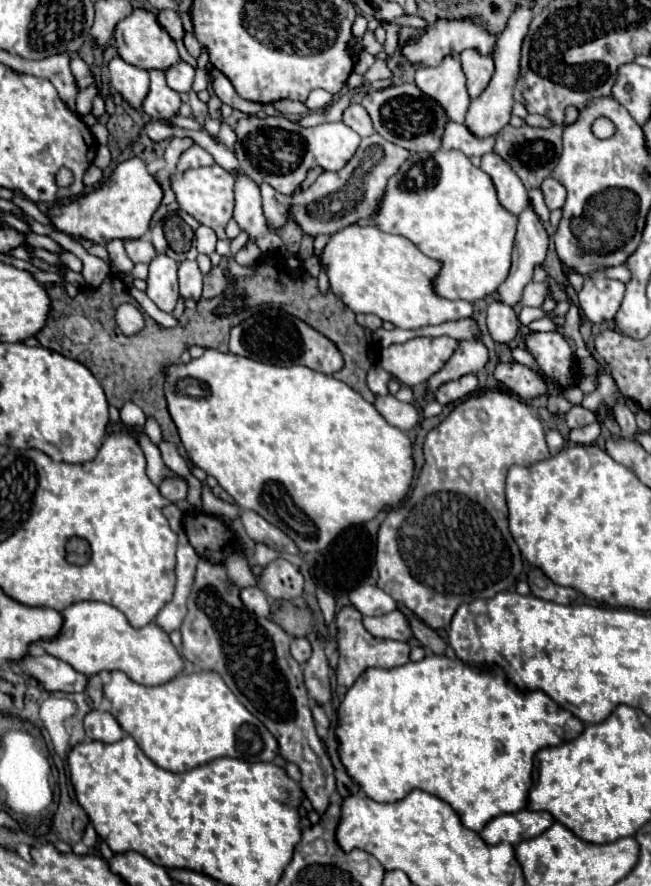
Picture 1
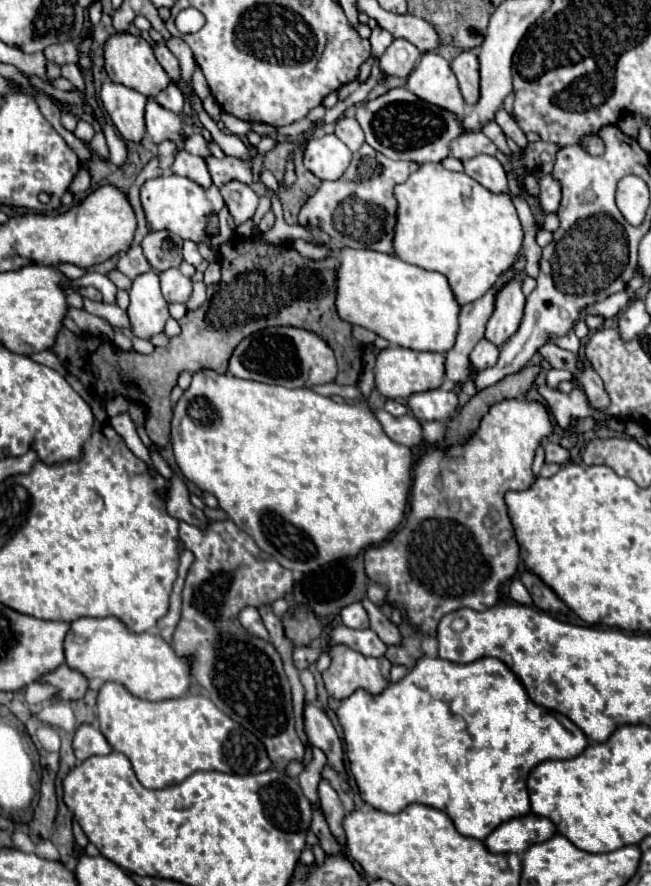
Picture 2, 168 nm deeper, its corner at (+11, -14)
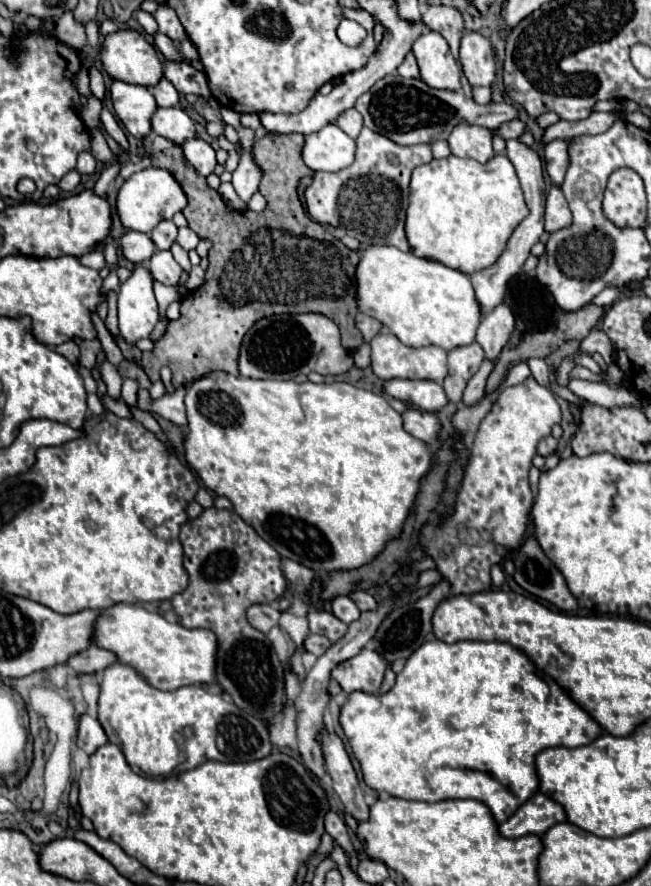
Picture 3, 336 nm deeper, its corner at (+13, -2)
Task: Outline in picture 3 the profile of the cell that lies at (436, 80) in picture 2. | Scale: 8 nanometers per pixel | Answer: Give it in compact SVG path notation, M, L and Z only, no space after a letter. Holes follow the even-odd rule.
M425 31L415 43L413 51L417 57L421 79L435 89L449 89L461 91L459 83L459 67L449 51L447 41L435 33Z

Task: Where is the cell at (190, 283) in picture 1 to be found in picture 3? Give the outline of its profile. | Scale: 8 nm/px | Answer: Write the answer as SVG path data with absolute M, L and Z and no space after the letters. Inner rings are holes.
M157 251L149 259L149 271L155 277L155 281L159 281L163 285L177 285L179 277L183 273L179 263L173 259L171 251L161 251L161 253Z

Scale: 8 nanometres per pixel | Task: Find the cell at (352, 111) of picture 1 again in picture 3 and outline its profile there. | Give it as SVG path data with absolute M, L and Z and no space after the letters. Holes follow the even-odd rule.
M347 109L343 111L339 117L337 117L337 125L347 133L351 135L353 139L359 135L361 127L363 127L363 119L361 119L361 113L357 109Z

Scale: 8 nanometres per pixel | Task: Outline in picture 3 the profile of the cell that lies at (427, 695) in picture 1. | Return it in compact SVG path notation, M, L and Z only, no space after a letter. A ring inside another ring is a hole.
M427 641L423 643L423 647L419 647L405 663L403 671L397 675L397 681L395 685L383 693L383 695L371 695L371 693L365 693L365 691L353 691L347 695L347 701L345 705L341 707L341 727L349 739L349 745L353 749L353 755L355 759L359 761L361 765L361 771L363 771L363 779L365 783L375 789L375 791L385 791L389 793L391 797L401 797L401 799L419 799L419 801L443 801L443 799L477 799L481 803L485 803L493 815L493 819L497 823L503 823L507 821L517 807L521 807L535 791L537 791L537 785L539 785L539 779L537 779L537 773L535 773L535 755L543 749L549 749L549 747L581 747L581 745L587 745L591 741L595 741L599 735L601 735L601 727L577 705L573 703L573 699L561 689L557 687L557 701L553 699L553 693L551 693L551 685L535 673L535 665L529 661L529 657L525 653L521 653L519 649L515 649L513 645L509 643L499 643L499 641L457 641L453 645L447 645L443 641ZM471 771L481 771L485 773L485 779L487 779L487 773L489 773L489 787L483 787L483 781L481 781L481 789L477 787L471 787L473 783L473 773Z

